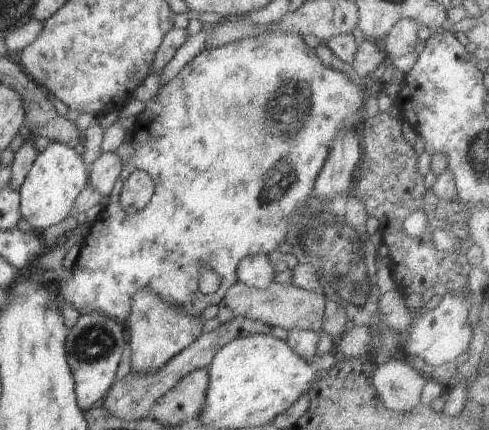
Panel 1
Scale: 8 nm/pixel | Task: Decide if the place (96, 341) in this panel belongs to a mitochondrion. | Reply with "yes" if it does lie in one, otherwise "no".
yes

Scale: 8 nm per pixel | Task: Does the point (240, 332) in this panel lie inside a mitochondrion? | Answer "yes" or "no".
no

